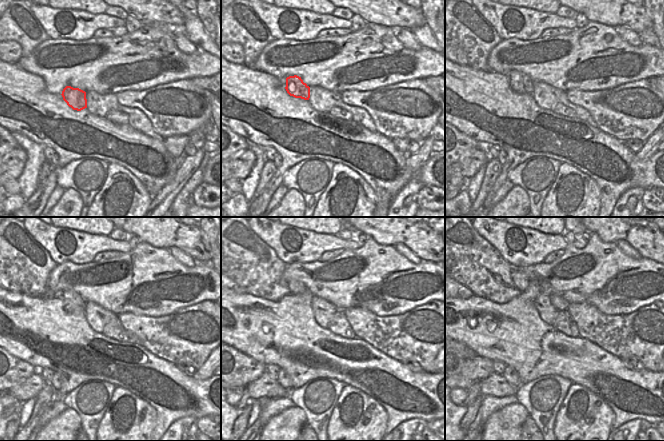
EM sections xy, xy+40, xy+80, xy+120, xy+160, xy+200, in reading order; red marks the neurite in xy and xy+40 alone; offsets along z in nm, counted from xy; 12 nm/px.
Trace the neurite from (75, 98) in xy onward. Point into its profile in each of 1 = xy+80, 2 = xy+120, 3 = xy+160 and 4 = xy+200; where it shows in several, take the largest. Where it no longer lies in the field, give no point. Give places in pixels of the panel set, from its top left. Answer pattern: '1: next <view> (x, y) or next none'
1: next xy+80 (521, 83)
2: next xy+120 (73, 303)
3: next xy+160 (295, 287)
4: next xy+200 (520, 280)

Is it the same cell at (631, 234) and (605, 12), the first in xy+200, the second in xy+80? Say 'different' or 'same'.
same

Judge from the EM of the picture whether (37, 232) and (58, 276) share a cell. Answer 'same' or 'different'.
different

